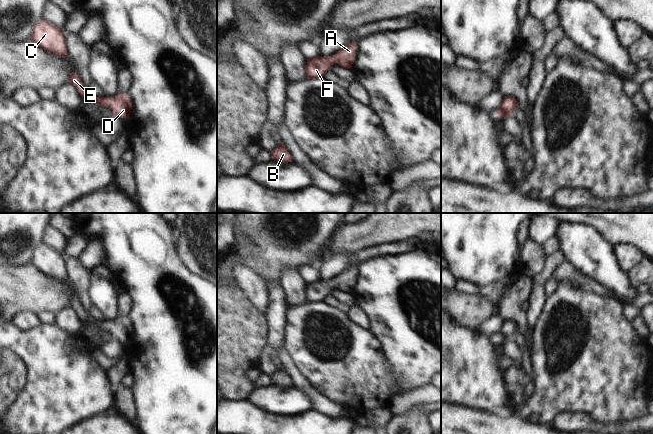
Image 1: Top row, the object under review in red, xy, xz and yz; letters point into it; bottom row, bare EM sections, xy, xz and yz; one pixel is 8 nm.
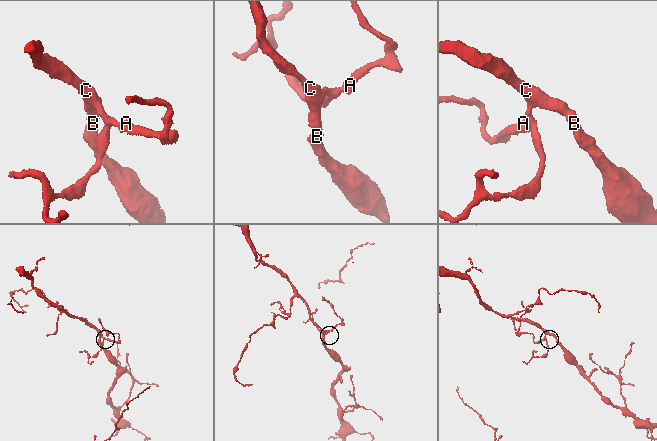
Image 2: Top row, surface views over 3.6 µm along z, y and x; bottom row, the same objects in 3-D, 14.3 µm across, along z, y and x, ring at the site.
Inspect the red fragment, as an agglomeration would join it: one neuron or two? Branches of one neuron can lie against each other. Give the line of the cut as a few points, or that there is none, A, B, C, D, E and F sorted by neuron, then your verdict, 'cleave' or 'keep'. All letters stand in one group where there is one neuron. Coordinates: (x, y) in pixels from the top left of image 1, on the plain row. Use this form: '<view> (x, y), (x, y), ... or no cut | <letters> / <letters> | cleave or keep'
no cut | A B C D E F | keep

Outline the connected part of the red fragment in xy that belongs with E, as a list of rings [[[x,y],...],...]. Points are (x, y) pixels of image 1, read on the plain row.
[[[72,297],[68,306],[75,310],[82,322],[87,319],[90,325],[97,327],[101,331],[110,332],[113,335],[113,341],[115,343],[129,342],[132,333],[132,325],[128,318],[118,317],[113,322],[108,320],[101,322],[96,321],[83,308],[79,297]]]

